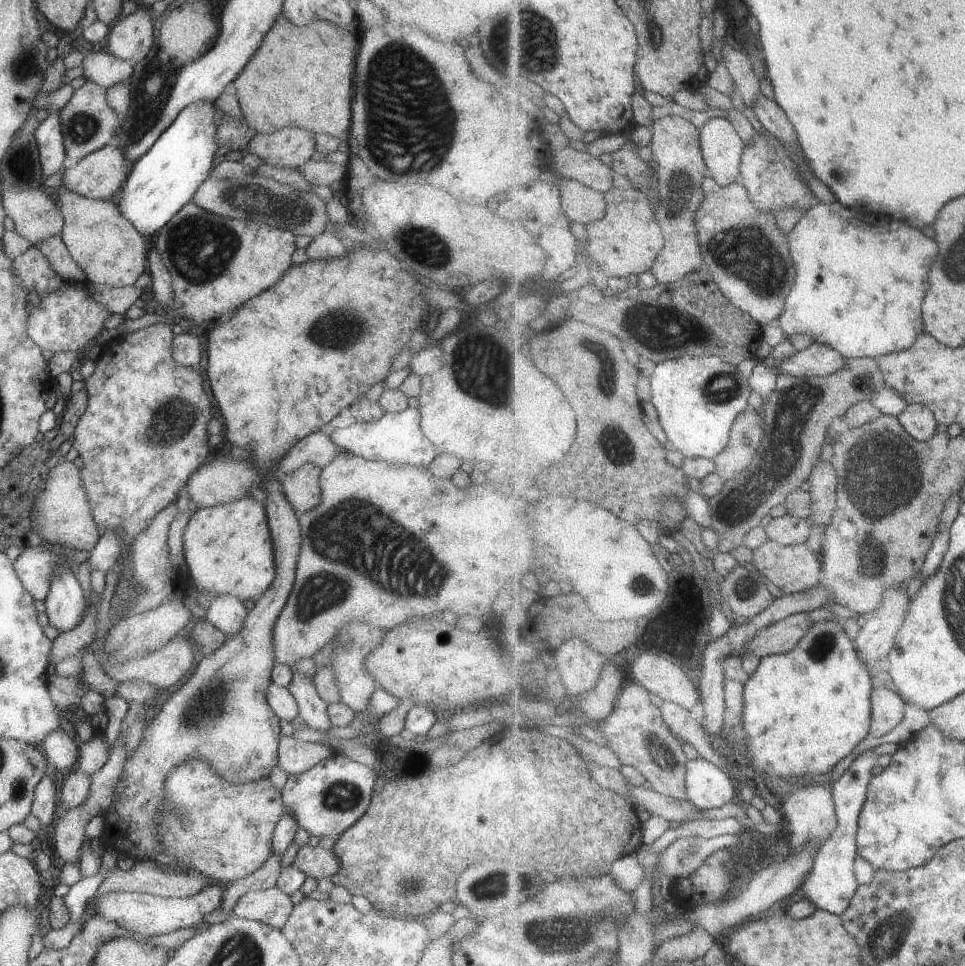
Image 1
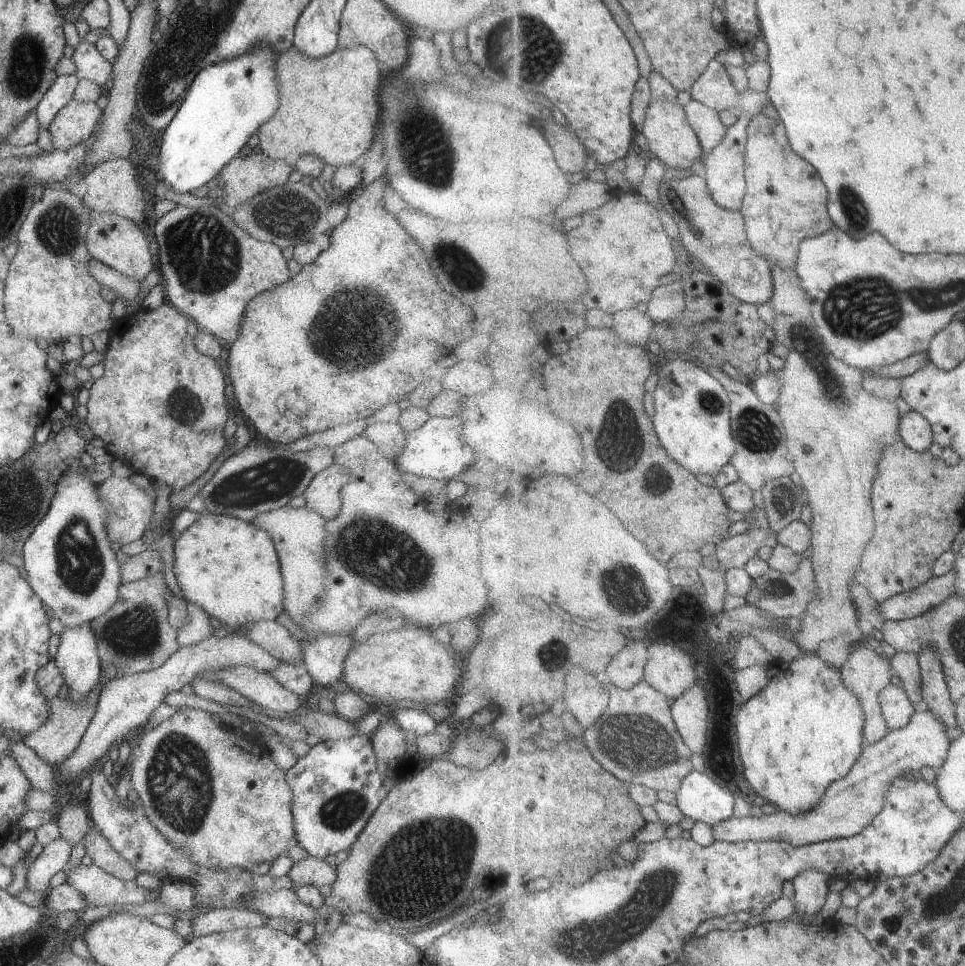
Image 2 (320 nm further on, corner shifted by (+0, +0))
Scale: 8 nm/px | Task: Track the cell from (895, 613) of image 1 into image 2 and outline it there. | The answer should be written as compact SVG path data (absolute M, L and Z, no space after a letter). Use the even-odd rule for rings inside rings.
M860 643L859 648L852 651L847 664L841 669L841 677L844 679L845 686L849 686L849 690L853 690L863 704L866 717L865 743L868 745L884 740L891 732L883 718L879 694L891 684L891 678L894 675L891 659L885 654L880 656L877 652L873 652L873 648L865 643Z

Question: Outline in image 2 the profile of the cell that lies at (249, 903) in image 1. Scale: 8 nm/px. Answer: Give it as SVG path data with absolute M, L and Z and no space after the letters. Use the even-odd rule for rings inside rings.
M216 908L202 912L190 919L191 933L187 940L195 939L212 933L233 931L242 927L260 927L267 918L255 911L243 908Z

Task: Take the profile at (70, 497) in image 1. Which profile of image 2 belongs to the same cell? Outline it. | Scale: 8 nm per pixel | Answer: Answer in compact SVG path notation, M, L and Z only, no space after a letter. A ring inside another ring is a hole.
M109 476L103 482L96 484L96 490L100 499L107 501L110 506L107 518L107 533L110 541L125 545L141 539L151 522L154 500L143 493L143 490L140 490L129 478L120 479Z

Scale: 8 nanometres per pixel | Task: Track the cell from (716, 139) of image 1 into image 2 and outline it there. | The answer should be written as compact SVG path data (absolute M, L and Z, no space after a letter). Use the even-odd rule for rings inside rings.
M745 115L738 116L738 121L728 128L725 140L714 148L713 152L706 154L703 160L704 176L709 184L713 199L719 206L737 213L742 210L745 194L748 194L746 183L746 148L748 145L748 127L751 122Z

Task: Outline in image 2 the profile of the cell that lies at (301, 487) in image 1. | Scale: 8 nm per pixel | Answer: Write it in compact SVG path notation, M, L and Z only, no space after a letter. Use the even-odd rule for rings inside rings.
M332 463L328 468L311 478L301 494L305 499L306 510L319 514L326 522L334 518L341 508L339 492L350 478L340 465Z

